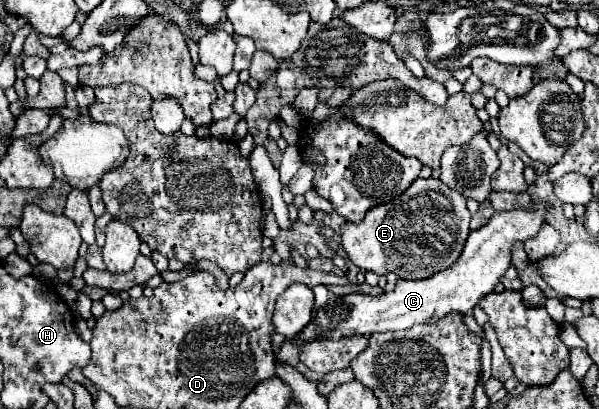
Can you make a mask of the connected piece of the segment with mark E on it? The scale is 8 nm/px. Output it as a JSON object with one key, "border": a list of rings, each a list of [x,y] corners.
{"border":[[[418,178],[394,200],[372,208],[362,222],[344,222],[340,226],[342,246],[350,260],[376,274],[396,272],[400,278],[428,278],[454,264],[468,238],[470,212],[460,192],[440,184],[440,180]]]}

